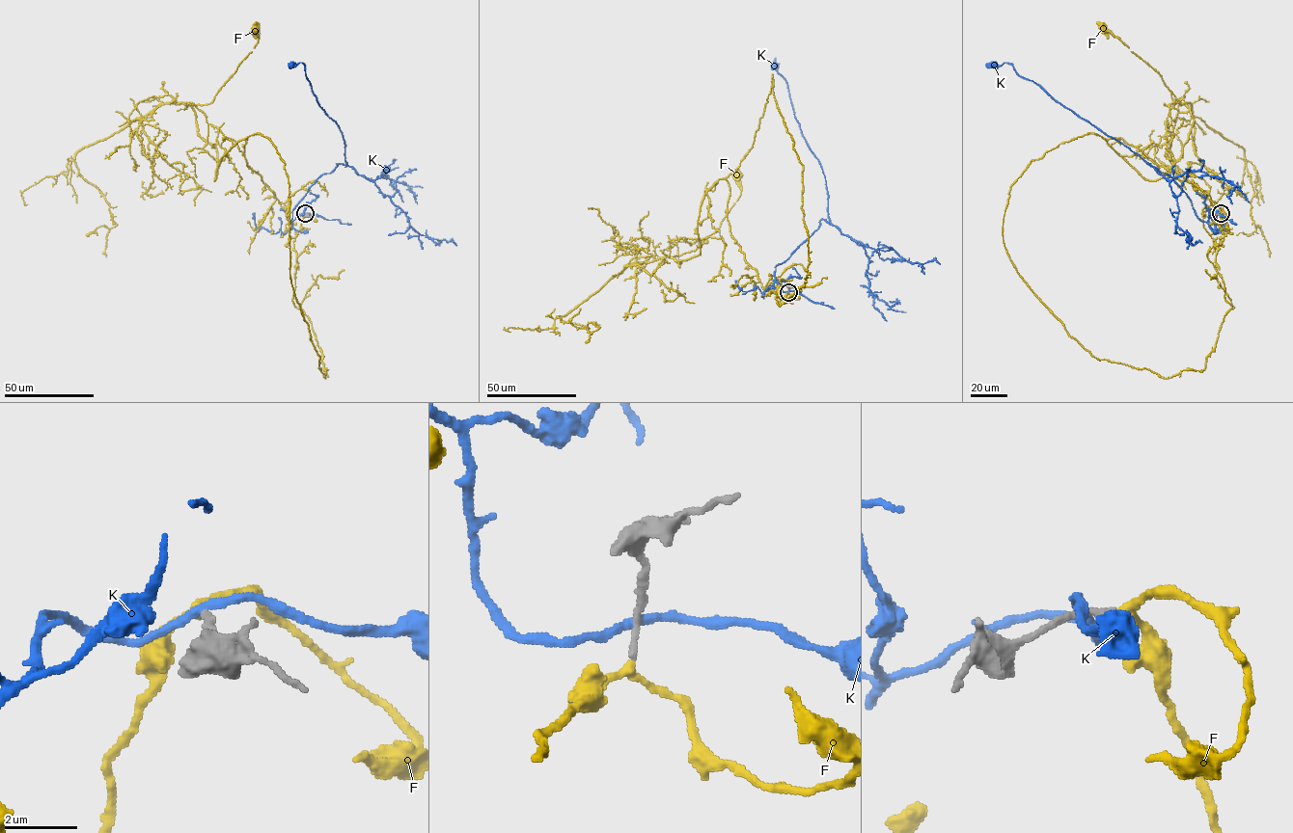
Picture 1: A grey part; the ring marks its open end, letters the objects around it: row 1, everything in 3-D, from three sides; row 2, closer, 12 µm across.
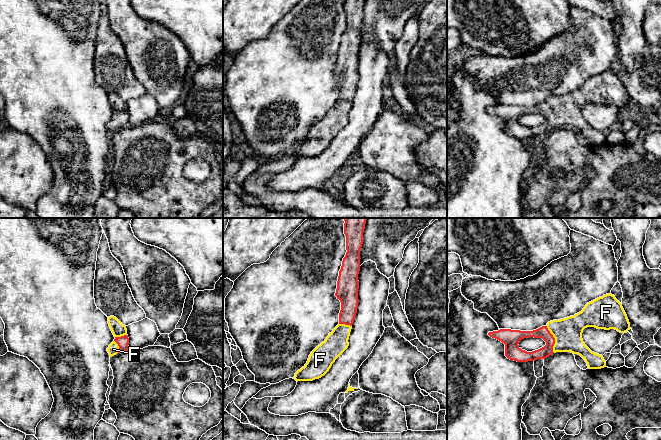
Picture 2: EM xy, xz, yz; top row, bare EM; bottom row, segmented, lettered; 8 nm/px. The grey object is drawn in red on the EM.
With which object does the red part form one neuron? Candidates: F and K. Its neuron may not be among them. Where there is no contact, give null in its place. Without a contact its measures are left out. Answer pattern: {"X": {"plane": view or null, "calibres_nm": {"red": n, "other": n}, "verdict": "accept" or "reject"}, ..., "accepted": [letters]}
{"F": {"plane": "yz", "calibres_nm": {"red": 90, "other": 220}, "verdict": "accept"}, "K": {"plane": null, "verdict": "reject"}, "accepted": ["F"]}

